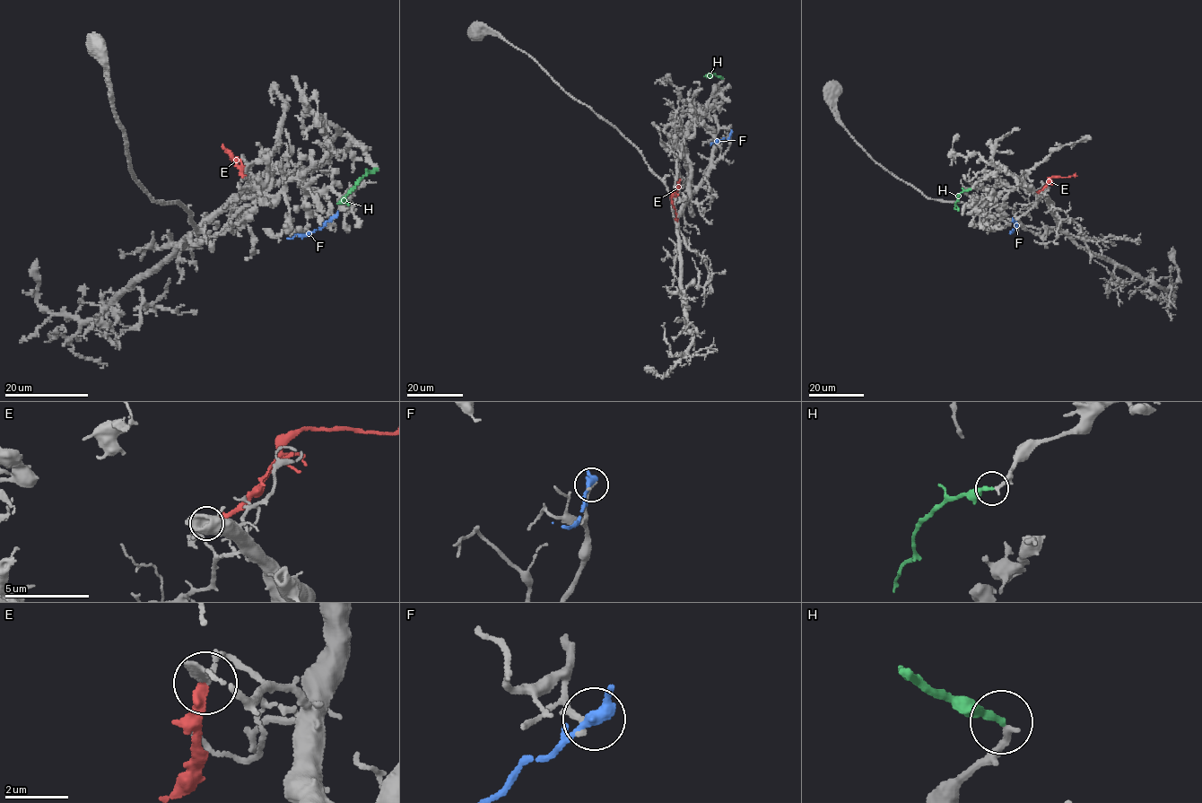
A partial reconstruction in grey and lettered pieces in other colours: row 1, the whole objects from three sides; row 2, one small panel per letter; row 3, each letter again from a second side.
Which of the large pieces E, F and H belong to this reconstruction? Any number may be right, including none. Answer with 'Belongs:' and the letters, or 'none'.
Belongs: H

